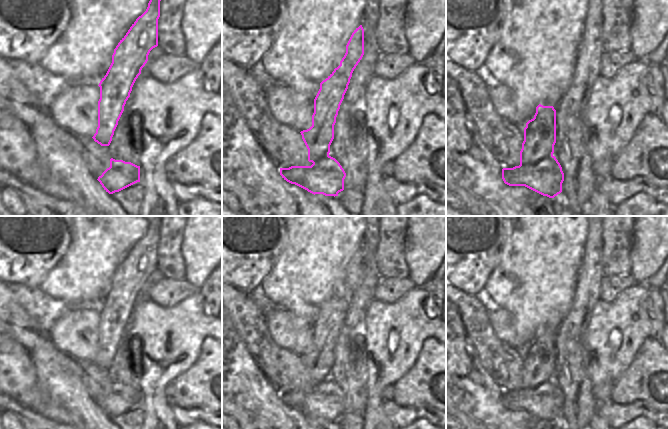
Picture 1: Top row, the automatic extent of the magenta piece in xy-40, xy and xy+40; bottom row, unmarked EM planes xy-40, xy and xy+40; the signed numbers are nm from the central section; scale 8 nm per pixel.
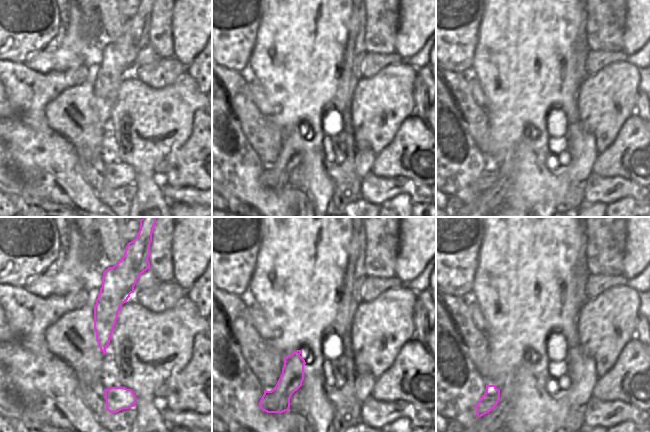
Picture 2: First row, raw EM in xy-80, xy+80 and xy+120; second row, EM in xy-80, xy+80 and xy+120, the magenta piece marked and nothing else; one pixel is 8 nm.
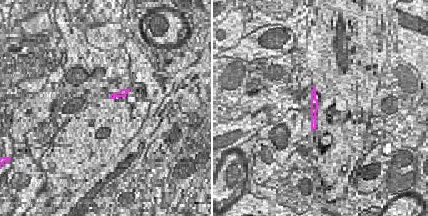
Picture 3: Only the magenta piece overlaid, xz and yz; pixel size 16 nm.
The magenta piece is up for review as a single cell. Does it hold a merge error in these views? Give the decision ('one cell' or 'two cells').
two cells

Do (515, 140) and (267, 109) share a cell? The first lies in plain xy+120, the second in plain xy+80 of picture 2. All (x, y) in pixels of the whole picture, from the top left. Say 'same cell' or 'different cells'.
different cells

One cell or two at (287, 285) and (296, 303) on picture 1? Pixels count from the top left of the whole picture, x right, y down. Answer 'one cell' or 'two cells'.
one cell

